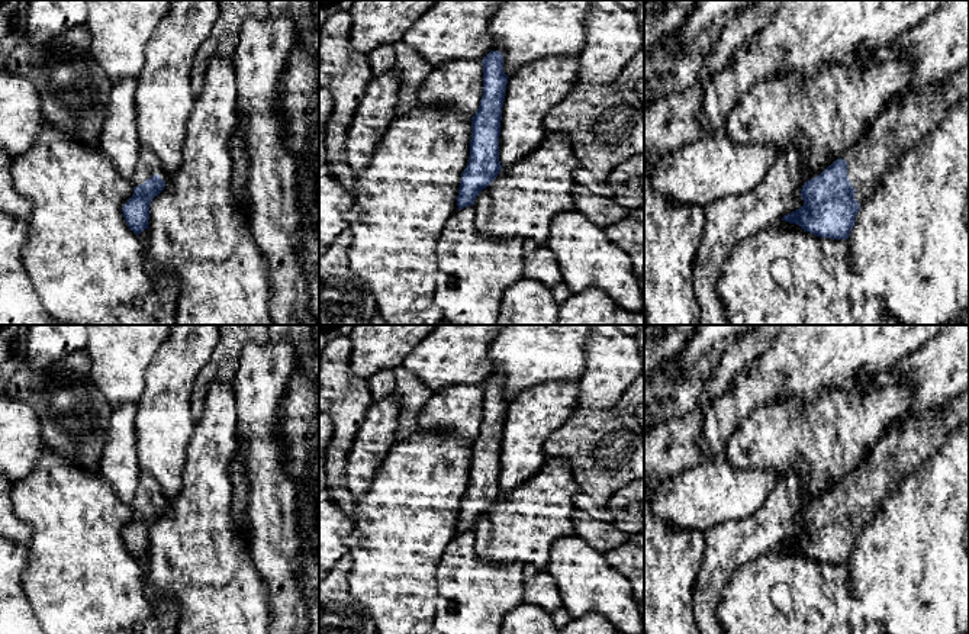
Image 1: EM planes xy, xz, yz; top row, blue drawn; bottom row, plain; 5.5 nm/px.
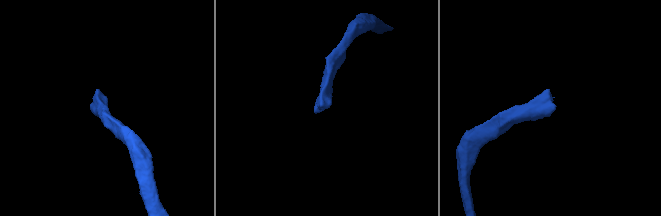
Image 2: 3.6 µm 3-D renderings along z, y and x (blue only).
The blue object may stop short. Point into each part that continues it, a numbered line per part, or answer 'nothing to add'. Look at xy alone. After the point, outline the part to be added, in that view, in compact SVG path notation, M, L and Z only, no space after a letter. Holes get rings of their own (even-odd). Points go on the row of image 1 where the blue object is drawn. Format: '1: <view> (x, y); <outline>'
1: xy (148, 164); M139 148L138 162L131 178L133 187L142 184L155 174L158 174L165 183L170 177L160 158L151 149Z

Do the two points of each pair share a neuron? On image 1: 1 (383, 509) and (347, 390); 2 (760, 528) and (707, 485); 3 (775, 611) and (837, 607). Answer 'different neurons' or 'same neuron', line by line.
1: different neurons
2: different neurons
3: same neuron

